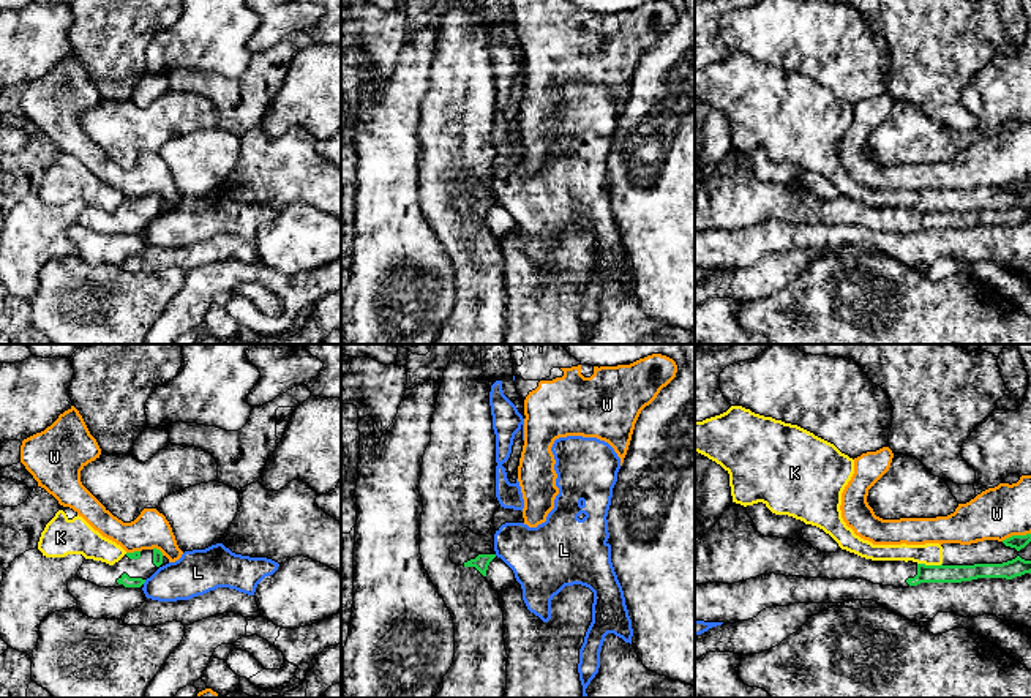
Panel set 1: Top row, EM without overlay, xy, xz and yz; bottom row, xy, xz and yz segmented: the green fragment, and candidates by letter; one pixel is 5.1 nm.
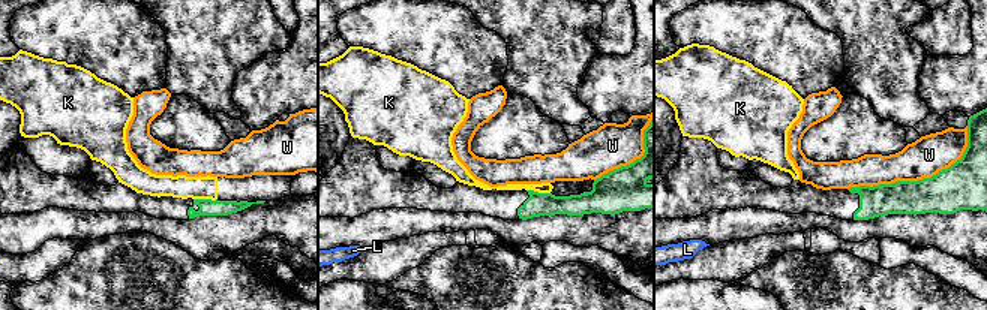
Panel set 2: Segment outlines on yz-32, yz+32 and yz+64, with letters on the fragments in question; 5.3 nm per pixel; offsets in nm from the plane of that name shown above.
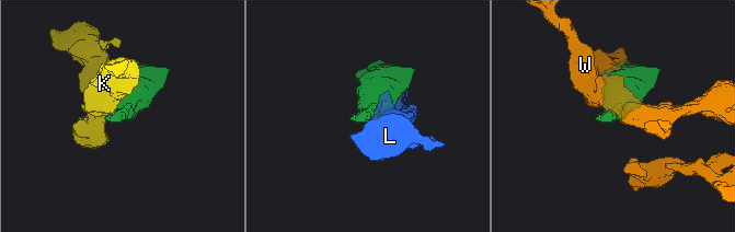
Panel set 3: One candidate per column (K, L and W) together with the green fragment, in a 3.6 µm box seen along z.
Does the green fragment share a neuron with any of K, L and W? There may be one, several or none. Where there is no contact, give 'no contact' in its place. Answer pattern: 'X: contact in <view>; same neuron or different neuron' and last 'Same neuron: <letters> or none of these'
K: contact in yz; different neuron
L: contact in xy; different neuron
W: contact in yz; different neuron
Same neuron: none of these

